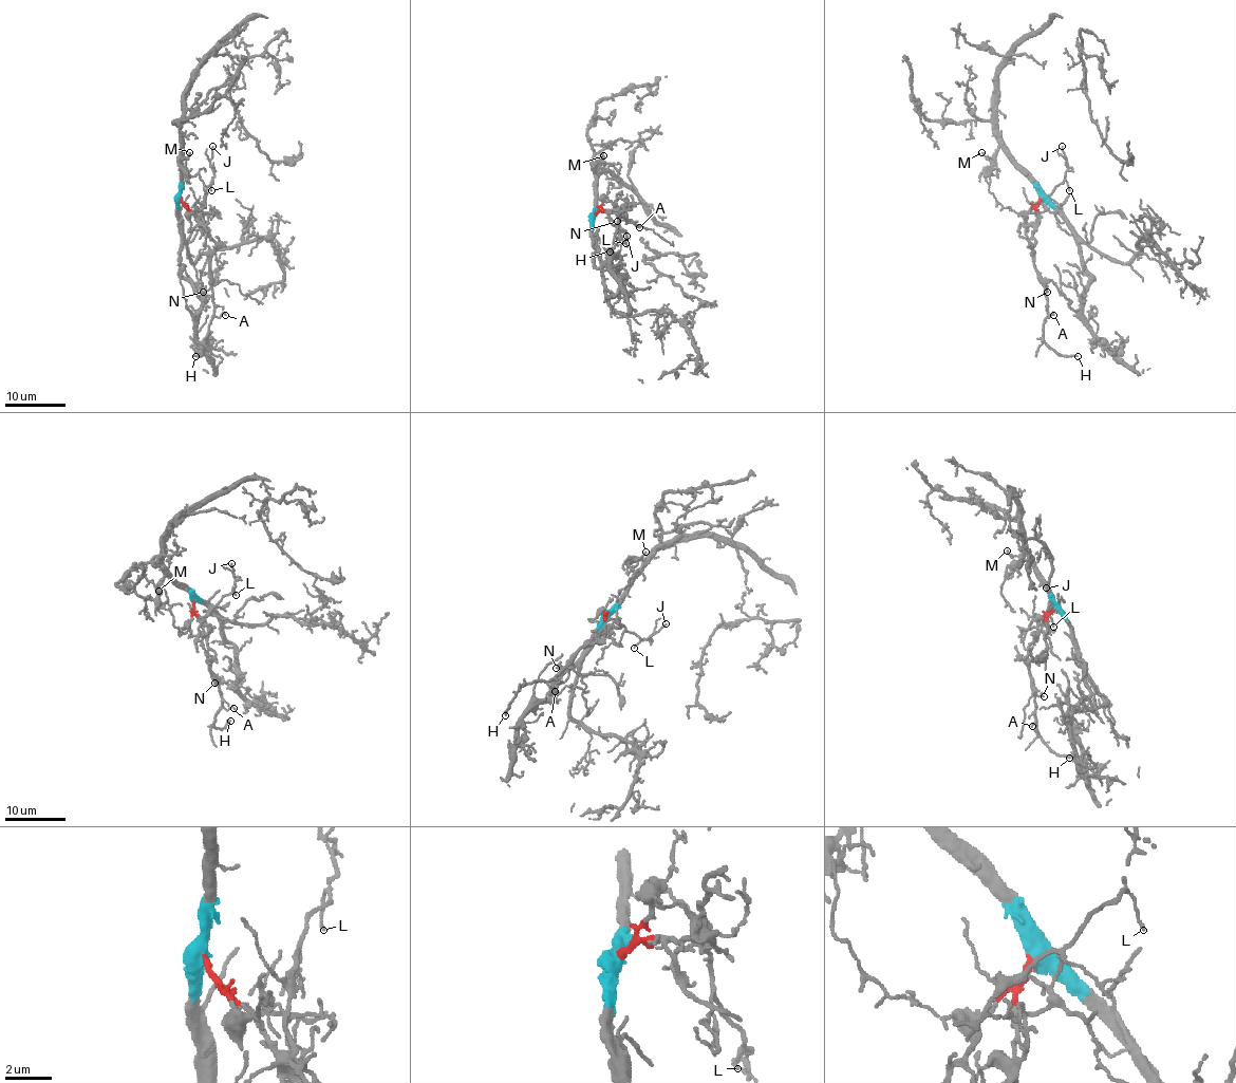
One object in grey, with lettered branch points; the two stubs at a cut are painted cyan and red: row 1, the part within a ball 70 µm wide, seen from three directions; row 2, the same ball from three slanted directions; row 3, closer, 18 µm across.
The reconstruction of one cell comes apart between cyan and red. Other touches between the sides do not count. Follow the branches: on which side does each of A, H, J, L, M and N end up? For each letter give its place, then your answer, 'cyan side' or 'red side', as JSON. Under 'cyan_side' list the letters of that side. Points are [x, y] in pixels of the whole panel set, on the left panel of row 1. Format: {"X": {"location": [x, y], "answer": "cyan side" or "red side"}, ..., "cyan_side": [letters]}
{"A": {"location": [225, 315], "answer": "red side"}, "H": {"location": [195, 356], "answer": "red side"}, "J": {"location": [212, 146], "answer": "red side"}, "L": {"location": [211, 190], "answer": "red side"}, "M": {"location": [189, 152], "answer": "cyan side"}, "N": {"location": [203, 292], "answer": "red side"}, "cyan_side": ["M"]}

